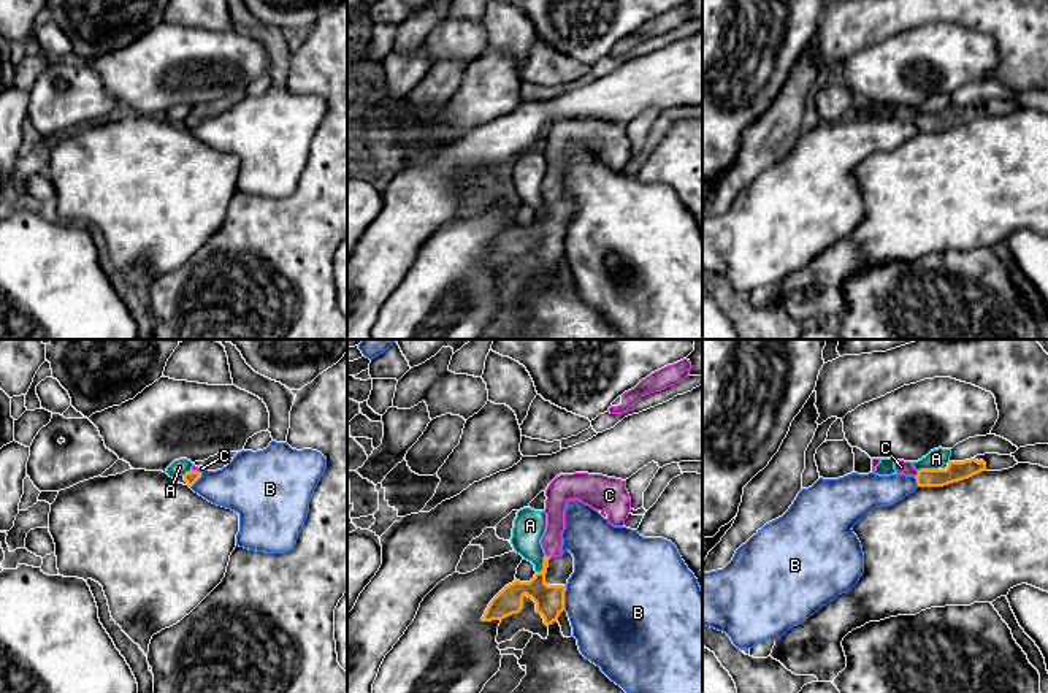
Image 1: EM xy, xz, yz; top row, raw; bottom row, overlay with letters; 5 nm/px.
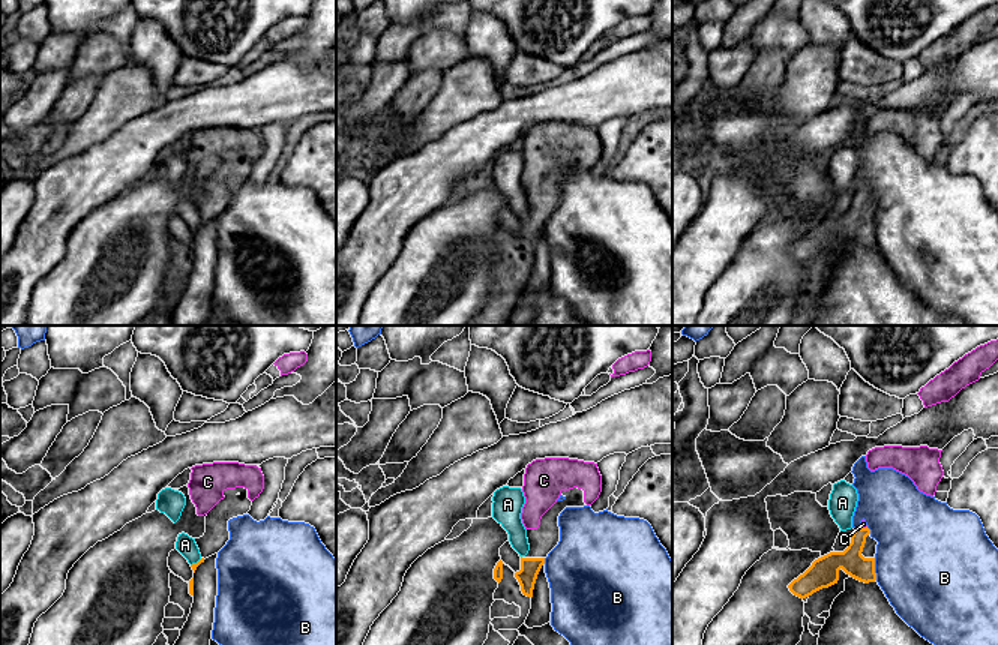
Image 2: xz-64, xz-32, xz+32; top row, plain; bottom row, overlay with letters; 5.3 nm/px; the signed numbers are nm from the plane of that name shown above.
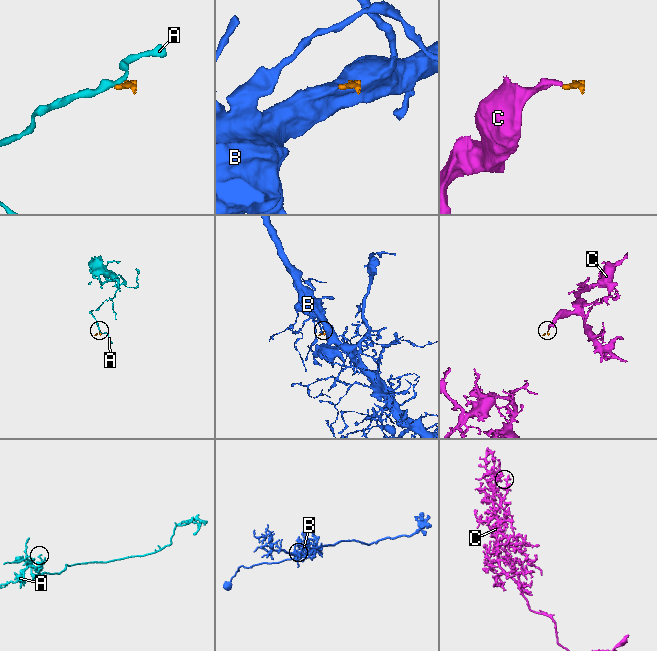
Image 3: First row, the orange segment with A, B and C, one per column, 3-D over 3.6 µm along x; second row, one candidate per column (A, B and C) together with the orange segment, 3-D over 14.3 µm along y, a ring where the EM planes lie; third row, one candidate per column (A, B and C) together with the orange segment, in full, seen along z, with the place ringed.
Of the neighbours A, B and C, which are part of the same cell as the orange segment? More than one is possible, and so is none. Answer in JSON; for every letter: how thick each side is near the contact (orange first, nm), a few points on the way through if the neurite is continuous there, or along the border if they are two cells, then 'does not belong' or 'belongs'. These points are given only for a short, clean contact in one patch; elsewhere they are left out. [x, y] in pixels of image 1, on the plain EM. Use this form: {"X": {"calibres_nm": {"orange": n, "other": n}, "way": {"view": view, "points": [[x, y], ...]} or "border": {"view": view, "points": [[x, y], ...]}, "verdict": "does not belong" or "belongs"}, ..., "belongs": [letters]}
{"A": {"calibres_nm": {"orange": 150, "other": 160}, "border": {"view": "xz", "points": [[546, 200], [544, 211], [536, 218]]}, "verdict": "does not belong"}, "B": {"calibres_nm": {"orange": 150, "other": 480}, "border": {"view": "xz", "points": [[566, 230], [563, 254]]}, "verdict": "does not belong"}, "C": {"calibres_nm": {"orange": 150, "other": 110}, "way": {"view": "xz", "points": [[549, 245], [541, 237], [549, 202], [552, 186]]}, "verdict": "belongs"}, "belongs": ["C"]}

